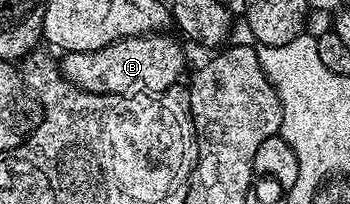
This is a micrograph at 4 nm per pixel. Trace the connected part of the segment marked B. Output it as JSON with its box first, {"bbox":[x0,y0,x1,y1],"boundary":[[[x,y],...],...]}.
{"bbox":[58,32,184,97],"boundary":[[[167,32],[147,33],[144,37],[127,37],[121,41],[112,41],[98,51],[64,53],[58,61],[60,71],[66,80],[74,83],[74,87],[82,91],[109,93],[123,97],[130,97],[137,93],[164,95],[167,94],[167,89],[184,73],[184,49],[174,38],[168,36]]]}

